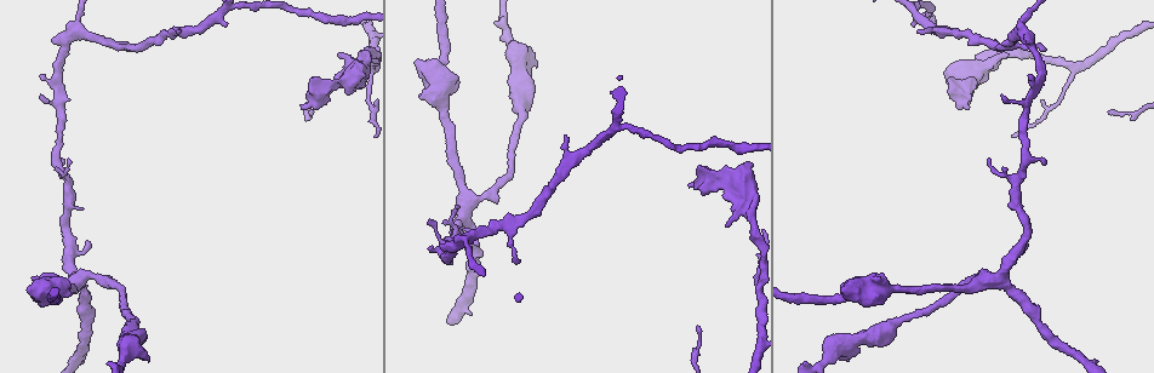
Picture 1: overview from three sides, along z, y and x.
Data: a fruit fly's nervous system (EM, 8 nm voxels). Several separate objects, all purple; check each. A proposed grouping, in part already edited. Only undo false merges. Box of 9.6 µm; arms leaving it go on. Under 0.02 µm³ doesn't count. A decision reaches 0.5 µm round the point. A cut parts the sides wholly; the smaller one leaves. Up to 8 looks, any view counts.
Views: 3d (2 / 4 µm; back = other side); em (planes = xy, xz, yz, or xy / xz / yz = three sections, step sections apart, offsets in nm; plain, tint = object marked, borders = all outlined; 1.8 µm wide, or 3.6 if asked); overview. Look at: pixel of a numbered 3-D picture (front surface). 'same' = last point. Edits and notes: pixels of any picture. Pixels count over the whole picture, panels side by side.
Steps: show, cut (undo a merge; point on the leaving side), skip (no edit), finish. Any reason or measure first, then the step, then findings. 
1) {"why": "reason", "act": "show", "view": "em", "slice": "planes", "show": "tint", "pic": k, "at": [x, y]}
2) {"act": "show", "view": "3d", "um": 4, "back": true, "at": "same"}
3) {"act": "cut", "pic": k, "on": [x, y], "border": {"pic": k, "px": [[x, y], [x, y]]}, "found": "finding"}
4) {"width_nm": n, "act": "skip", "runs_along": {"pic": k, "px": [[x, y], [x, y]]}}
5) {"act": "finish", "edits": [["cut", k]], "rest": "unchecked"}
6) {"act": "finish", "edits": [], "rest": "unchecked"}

{"why": "calibre changes", "act": "show", "view": "em", "um": 3.6, "slice": "yz", "step": 16, "show": "tint", "pic": 1, "at": [437, 98]}

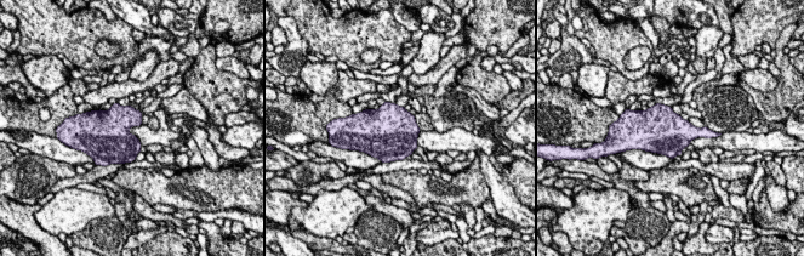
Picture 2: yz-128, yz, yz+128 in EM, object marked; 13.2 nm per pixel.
{"act": "show", "view": "em", "um": 3.6, "slice": "planes", "show": "tint", "at": "same"}

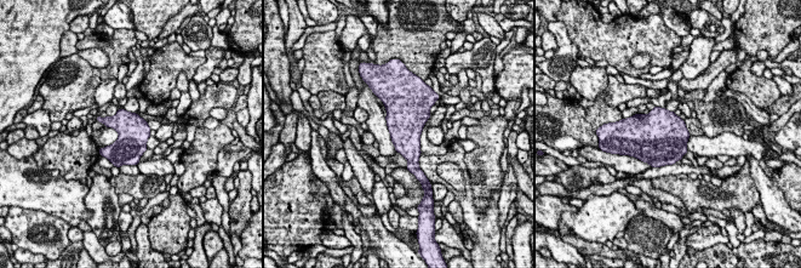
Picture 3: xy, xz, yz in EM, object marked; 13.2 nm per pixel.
{"act": "skip", "found": "all the same neuron"}

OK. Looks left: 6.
{"why": "looks like a crossing", "act": "show", "view": "3d", "um": 4, "pic": 1, "at": [980, 279]}

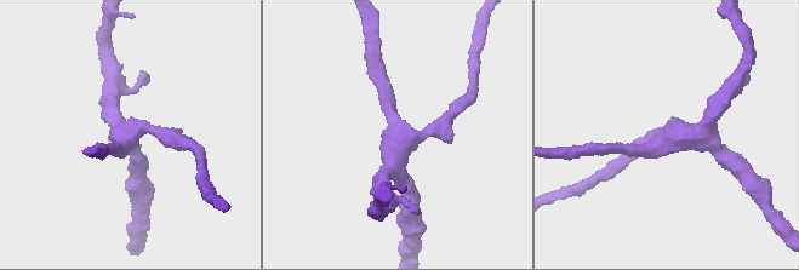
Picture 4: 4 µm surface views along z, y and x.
{"arms": 4, "act": "show", "view": "em", "slice": "planes", "show": "tint", "pic": 4, "at": [395, 134]}

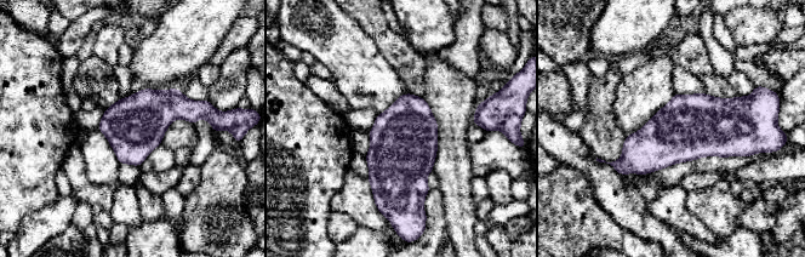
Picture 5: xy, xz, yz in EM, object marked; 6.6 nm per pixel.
{"width_nm": 400, "act": "skip", "found": "all the same neuron"}

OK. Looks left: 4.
{"why": "sudden change in width", "act": "show", "view": "3d", "um": 4, "back": true, "pic": 1, "at": [81, 33]}

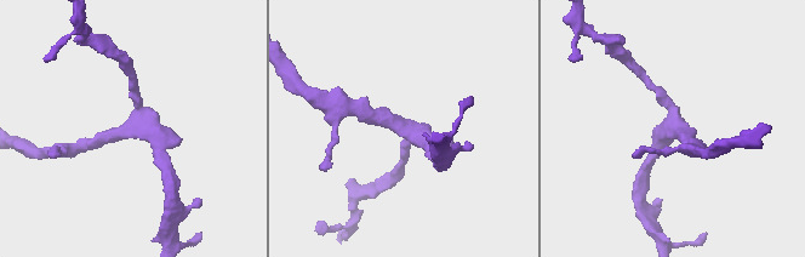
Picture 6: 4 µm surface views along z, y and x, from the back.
{"arms": 3, "why": "now the EM", "act": "show", "view": "em", "slice": "planes", "show": "plain", "pic": 6, "at": [672, 128]}

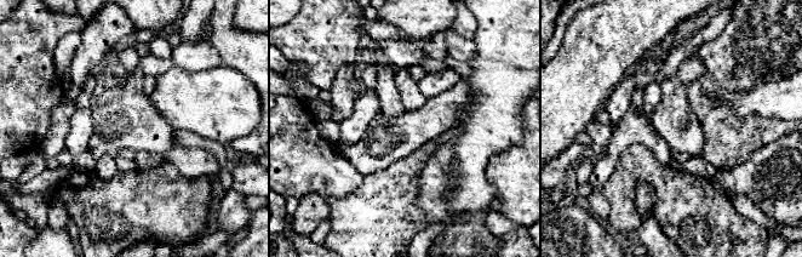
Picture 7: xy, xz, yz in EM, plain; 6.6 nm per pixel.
{"why": "with the object marked", "act": "show", "view": "em", "slice": "planes", "show": "tint", "at": "same"}

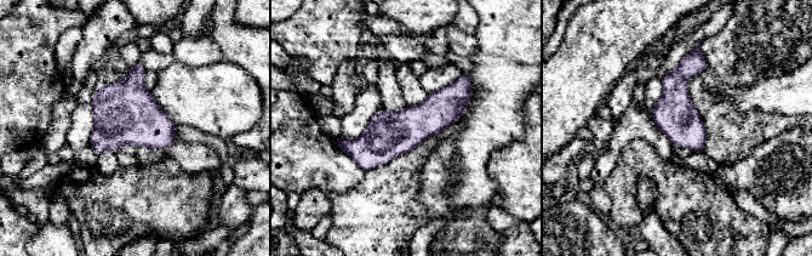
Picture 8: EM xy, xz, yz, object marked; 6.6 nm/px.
{"width_nm": 280, "act": "skip", "runs_along": {"pic": 8, "px": [[462, 80], [427, 119], [342, 146]]}, "found": "continuous, no second neuron"}

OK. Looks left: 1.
{"act": "finish", "edits": [], "rest": "unchecked"}

